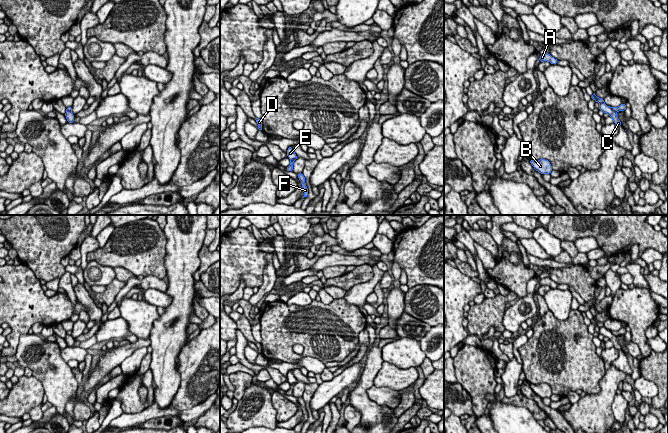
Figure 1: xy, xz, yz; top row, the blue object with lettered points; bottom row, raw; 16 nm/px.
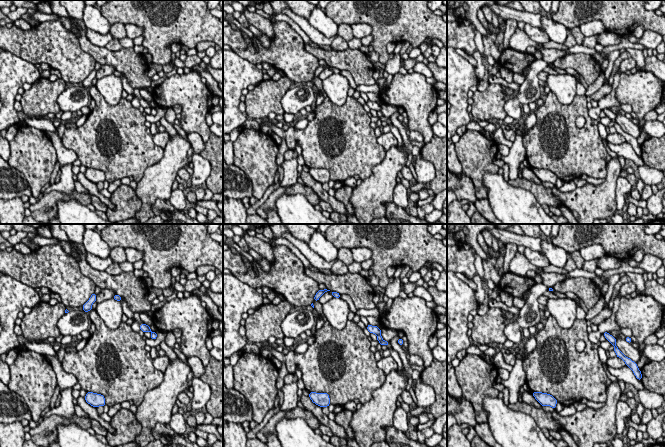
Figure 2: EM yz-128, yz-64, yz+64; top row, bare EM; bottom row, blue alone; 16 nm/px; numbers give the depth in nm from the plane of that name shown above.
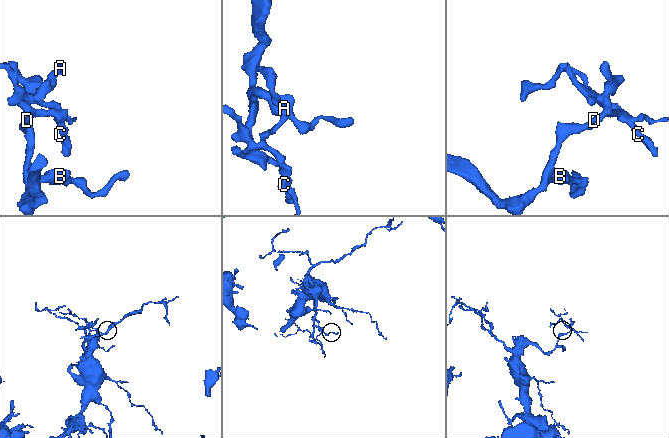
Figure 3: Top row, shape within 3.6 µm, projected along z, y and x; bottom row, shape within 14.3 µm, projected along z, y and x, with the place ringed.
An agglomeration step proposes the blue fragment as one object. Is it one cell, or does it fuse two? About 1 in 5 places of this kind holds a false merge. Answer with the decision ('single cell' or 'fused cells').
single cell

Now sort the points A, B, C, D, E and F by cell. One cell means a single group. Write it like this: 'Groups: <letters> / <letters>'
Groups: A B C D E F

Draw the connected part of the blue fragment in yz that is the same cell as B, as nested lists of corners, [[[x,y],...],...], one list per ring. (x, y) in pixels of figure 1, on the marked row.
[[[540,159],[540,160],[530,160],[531,165],[534,167],[536,171],[543,174],[550,174],[552,171],[552,166],[548,160]]]

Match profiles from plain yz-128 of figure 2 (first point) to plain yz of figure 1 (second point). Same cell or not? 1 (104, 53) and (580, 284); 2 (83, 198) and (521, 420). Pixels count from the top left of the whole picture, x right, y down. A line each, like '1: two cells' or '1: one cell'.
1: one cell
2: two cells

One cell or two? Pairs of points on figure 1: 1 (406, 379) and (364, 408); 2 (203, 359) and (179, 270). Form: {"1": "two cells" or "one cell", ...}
{"1": "two cells", "2": "two cells"}

